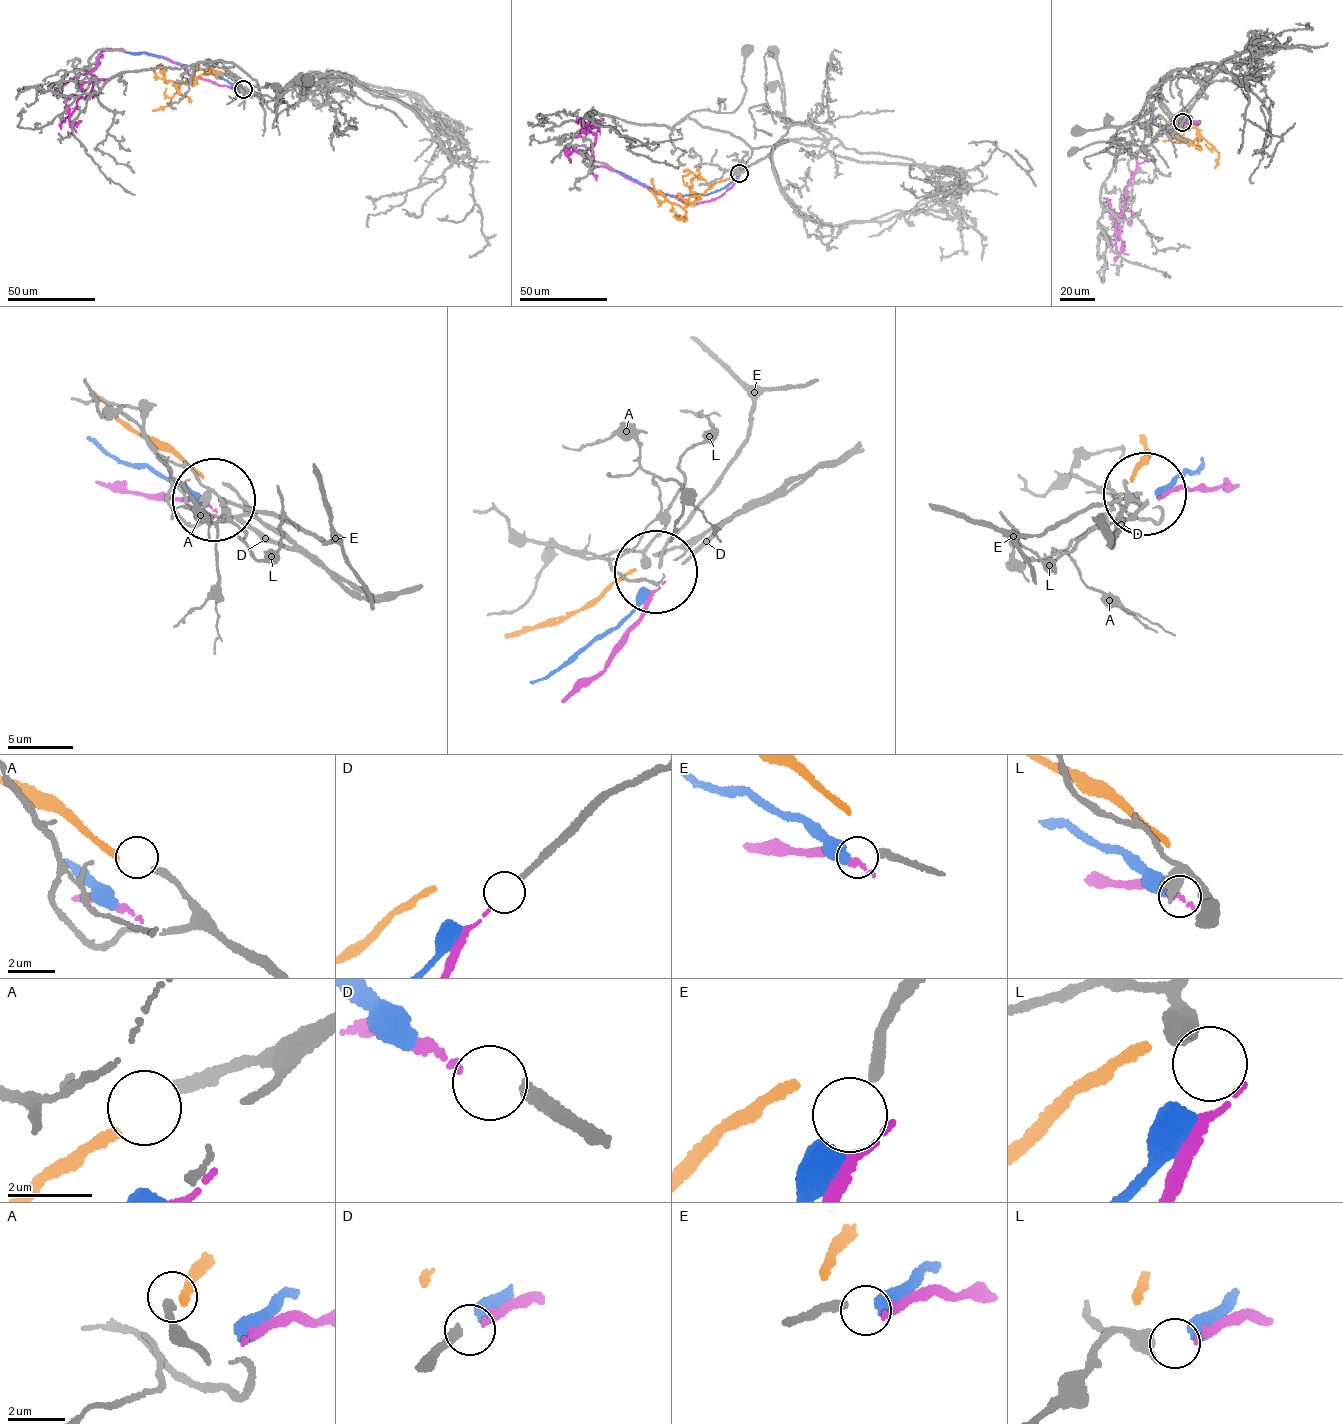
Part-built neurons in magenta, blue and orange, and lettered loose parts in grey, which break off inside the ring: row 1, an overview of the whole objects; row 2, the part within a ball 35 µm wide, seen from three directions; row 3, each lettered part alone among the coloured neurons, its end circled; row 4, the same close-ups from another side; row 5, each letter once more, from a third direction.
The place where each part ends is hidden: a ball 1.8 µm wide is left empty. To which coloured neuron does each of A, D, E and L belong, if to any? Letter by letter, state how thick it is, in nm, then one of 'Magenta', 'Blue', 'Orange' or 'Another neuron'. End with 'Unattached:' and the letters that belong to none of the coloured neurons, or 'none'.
A: Thickness 280 nm. Orange
D: Thickness 280 nm. Magenta
E: Thickness 280 nm. Blue
L: Thickness 550 nm. Another neuron
Unattached: L

